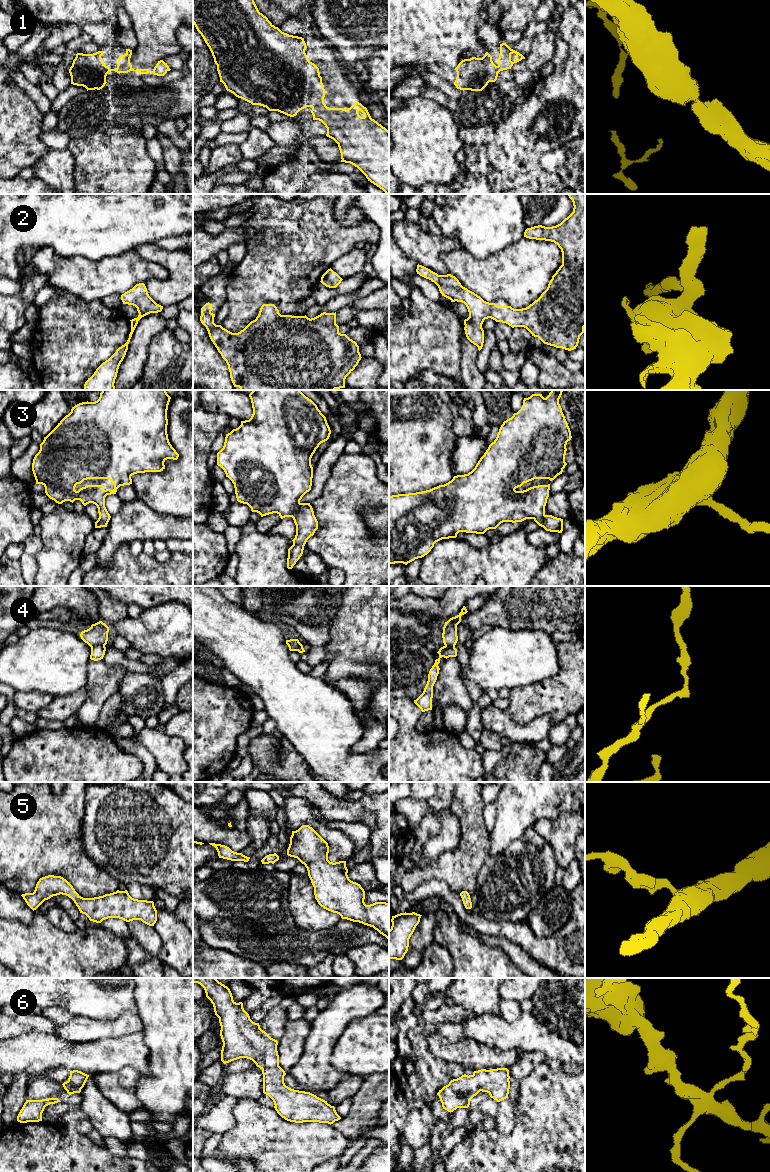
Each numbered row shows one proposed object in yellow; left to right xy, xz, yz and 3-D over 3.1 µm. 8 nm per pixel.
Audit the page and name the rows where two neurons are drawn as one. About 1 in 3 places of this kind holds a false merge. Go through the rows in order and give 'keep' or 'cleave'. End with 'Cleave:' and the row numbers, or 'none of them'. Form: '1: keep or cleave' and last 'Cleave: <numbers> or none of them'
1: keep
2: keep
3: keep
4: cleave
5: keep
6: keep
Cleave: 4

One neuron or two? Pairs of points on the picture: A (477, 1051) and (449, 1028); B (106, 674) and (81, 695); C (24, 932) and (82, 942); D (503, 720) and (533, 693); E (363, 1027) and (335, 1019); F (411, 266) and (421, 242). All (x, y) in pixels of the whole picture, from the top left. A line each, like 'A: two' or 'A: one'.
A: two
B: two
C: one
D: two
E: two
F: two

